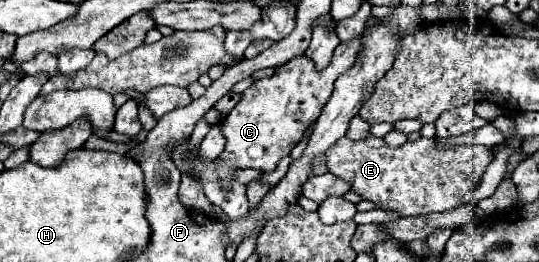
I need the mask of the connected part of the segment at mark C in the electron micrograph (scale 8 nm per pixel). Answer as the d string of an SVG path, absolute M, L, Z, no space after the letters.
M362 37L340 43L324 73L318 73L308 57L296 57L294 61L280 65L270 77L254 81L220 123L222 135L226 137L220 159L230 161L236 169L256 169L260 173L274 171L278 161L302 141L308 127L320 117L322 107L334 91L334 81L354 65L360 45Z

